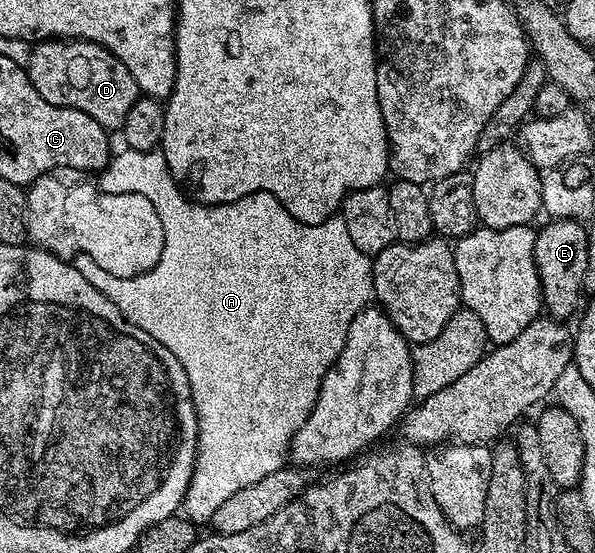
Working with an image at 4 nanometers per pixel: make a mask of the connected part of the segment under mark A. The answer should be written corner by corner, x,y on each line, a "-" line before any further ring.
121,149
118,155
116,152
110,158
105,170
100,172
99,179
103,191
107,194
112,191
141,191
145,199
153,199
153,207
157,207
155,215
163,231
161,251
151,267
141,271
135,269
135,273
131,275
115,275
109,269
105,269
99,261
83,254
76,256
75,266
79,269
79,273
83,273
83,277
87,277
87,281
91,281
91,285
95,285
95,289
99,289
99,293
103,293
113,302
115,309
119,309
119,313
123,313
123,317
127,317
131,325
143,329
143,333
151,333
151,337
155,337
155,341
159,341
159,345
163,345
163,349
169,350
178,359
179,365
183,365
183,373
187,373
197,414
197,460
193,466
193,476
187,485
183,511
193,524
208,524
215,517
215,509
219,509
223,501
239,493
239,489
247,489
247,485
255,485
263,481
263,477
268,477
286,466
289,444
292,443
295,433
299,433
303,421
307,421
319,395
323,377
333,368
333,362
337,360
347,341
347,329
351,321
355,321
358,313
370,306
374,298
373,265
370,256
355,249
355,244
351,242
351,236
347,233
347,225
340,217
324,219
322,223
302,223
301,220
291,217
285,204
274,197
271,191
258,191
234,203
206,205
193,202
184,190
178,187
173,174
167,169
167,159
162,157
160,150

